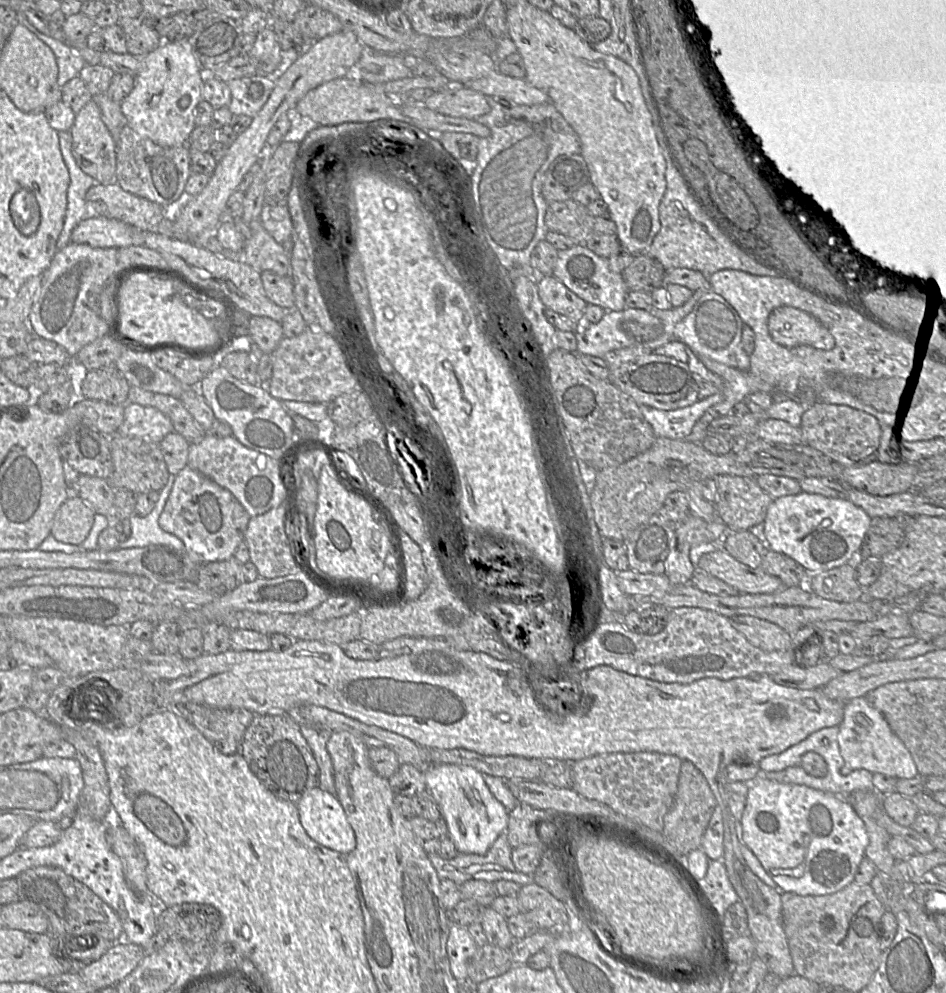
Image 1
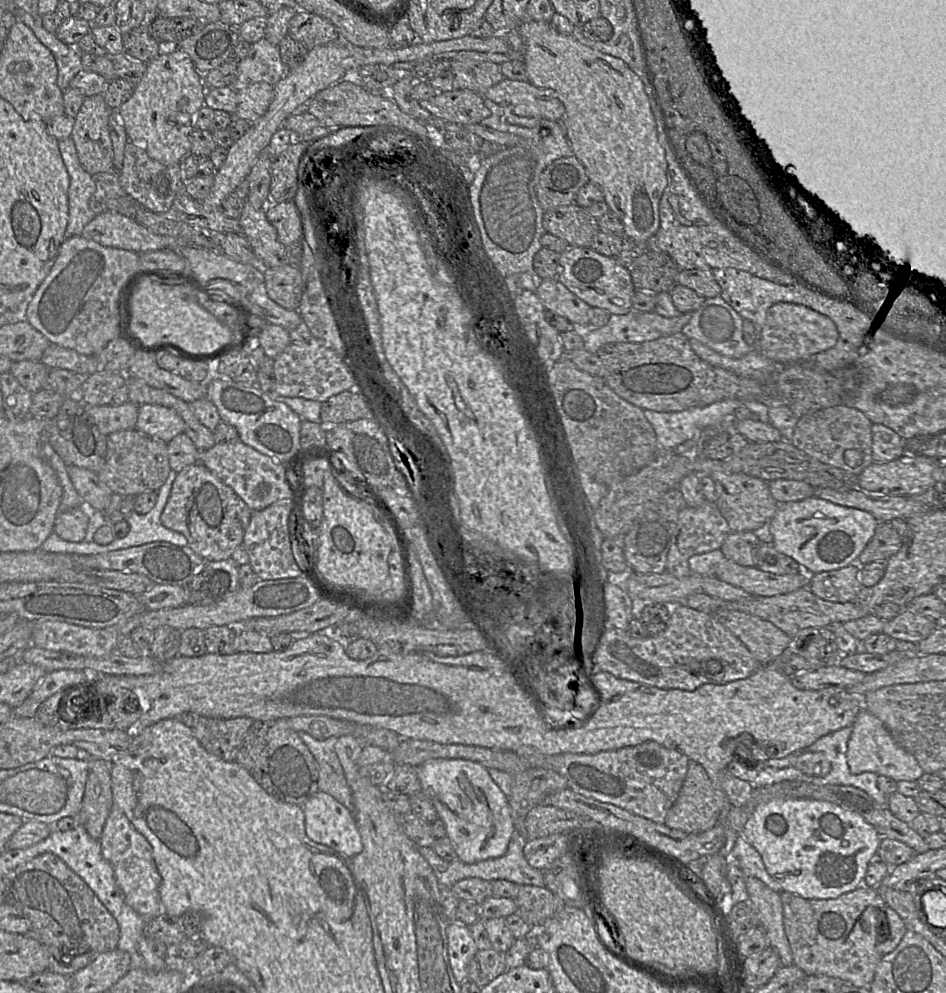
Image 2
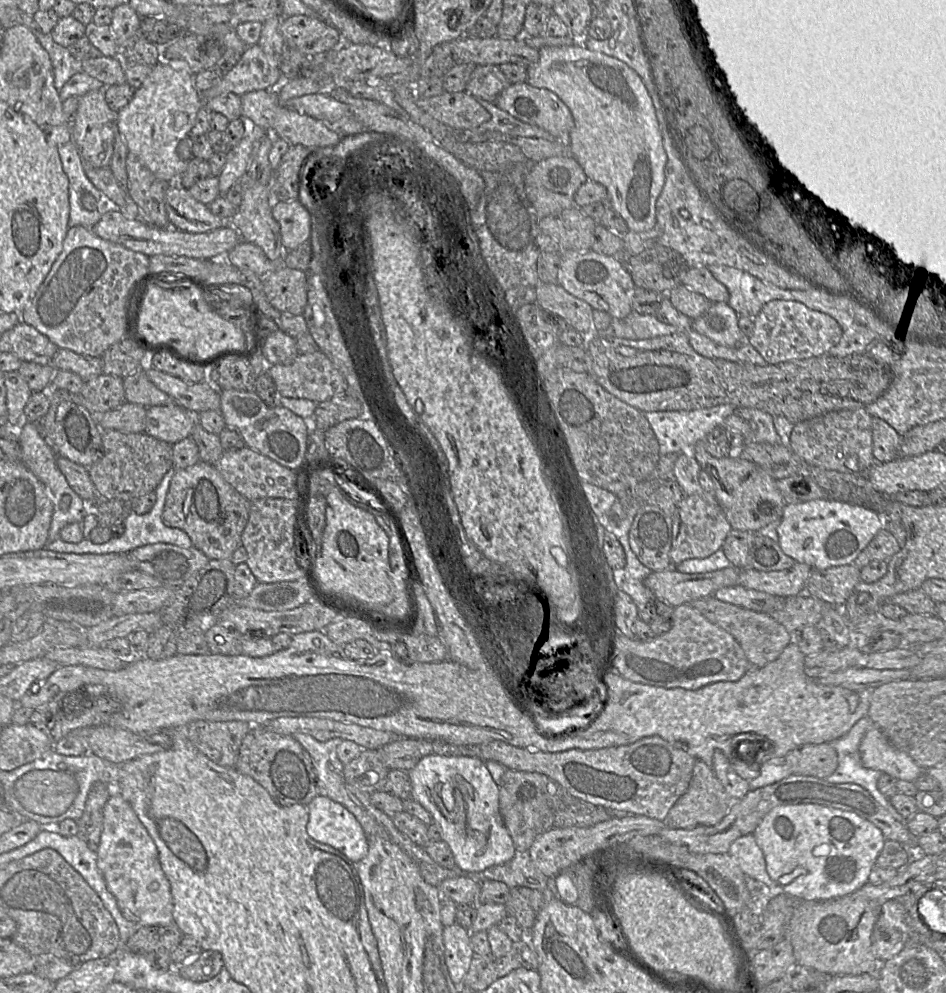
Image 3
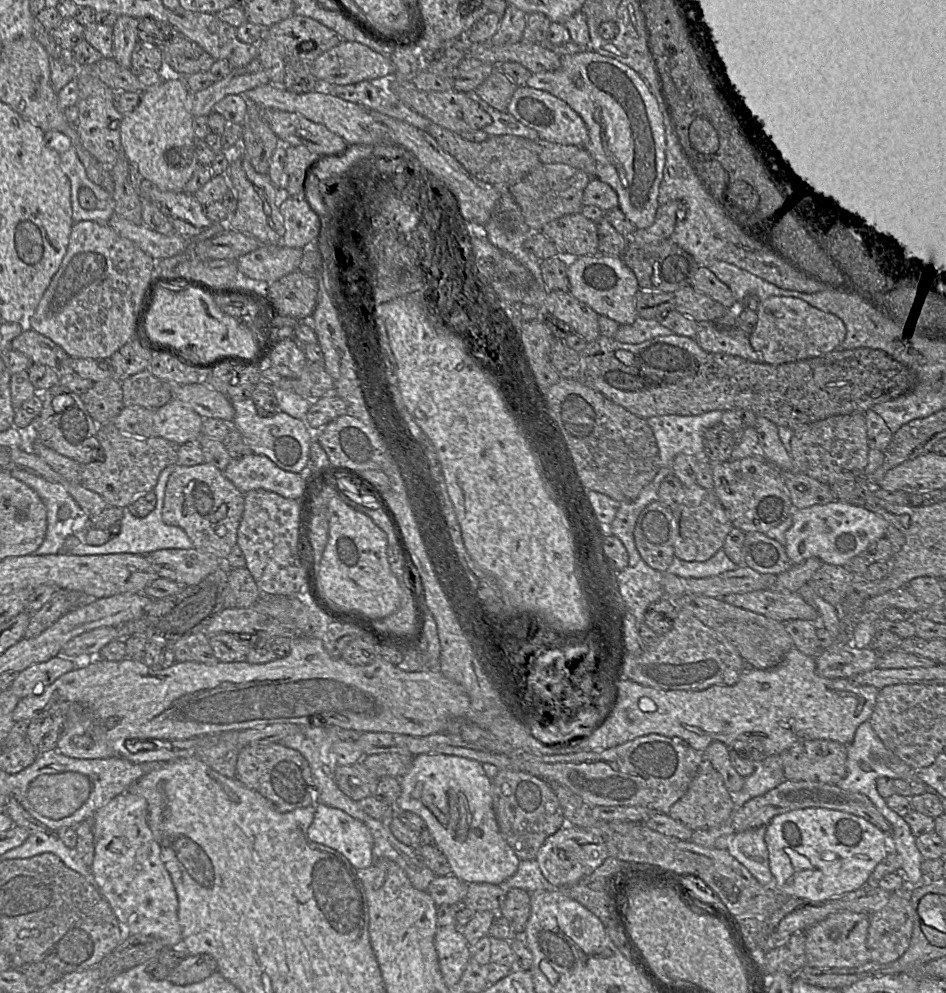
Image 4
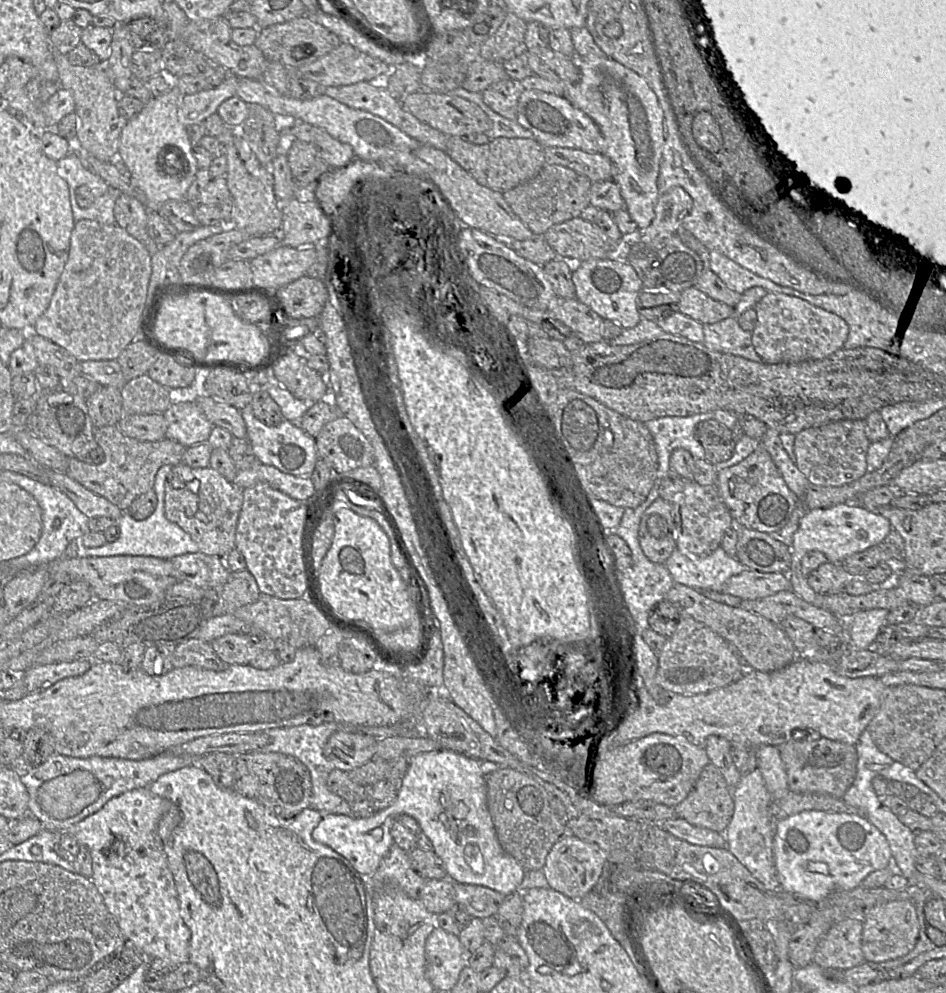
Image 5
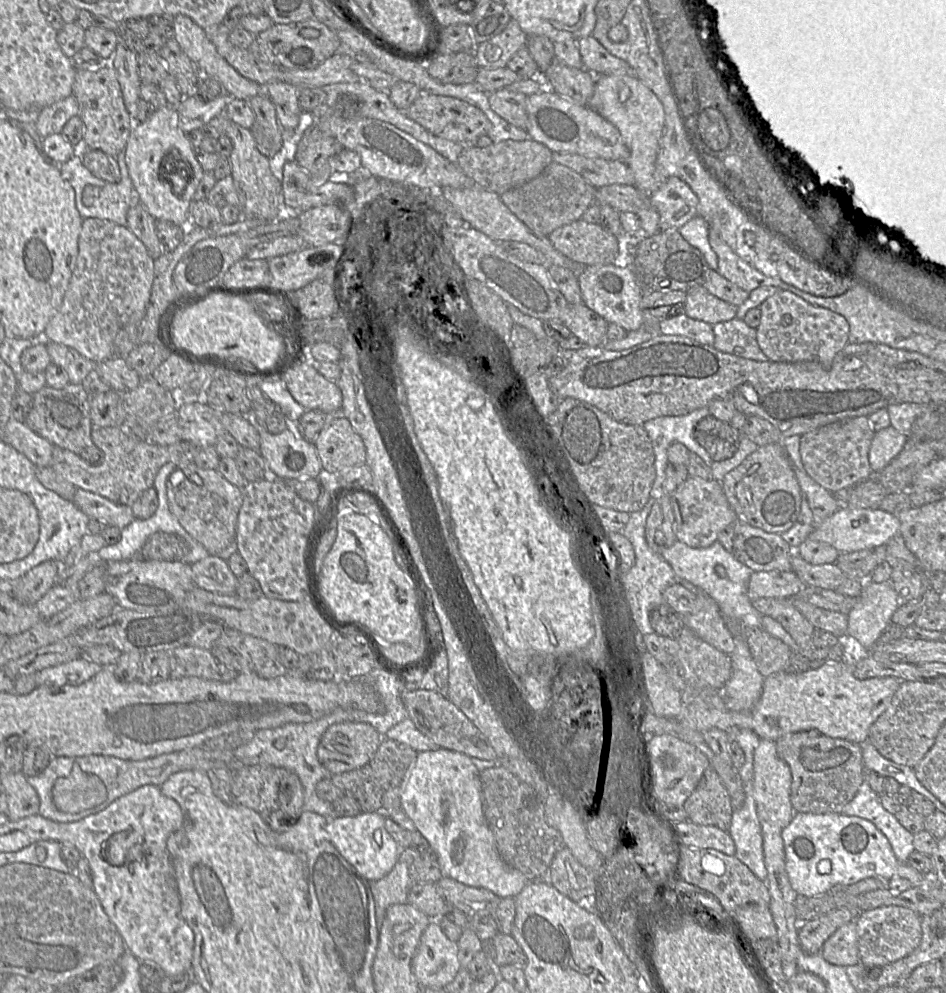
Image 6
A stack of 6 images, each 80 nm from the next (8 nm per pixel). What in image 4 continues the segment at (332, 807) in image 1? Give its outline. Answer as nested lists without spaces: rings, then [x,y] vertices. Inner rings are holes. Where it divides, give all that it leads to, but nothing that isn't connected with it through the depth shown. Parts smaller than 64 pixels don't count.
[[[316,804],[307,835],[313,842],[343,854],[354,869],[370,867],[373,862],[373,837],[367,826],[346,812]]]

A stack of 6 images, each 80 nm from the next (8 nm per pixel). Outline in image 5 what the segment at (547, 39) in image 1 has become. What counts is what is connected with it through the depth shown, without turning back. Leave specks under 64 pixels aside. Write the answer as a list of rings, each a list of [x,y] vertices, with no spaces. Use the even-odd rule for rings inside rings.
[[[575,57],[581,78],[577,84],[561,84],[531,75],[519,85],[525,90],[540,90],[568,100],[587,114],[599,127],[603,138],[603,152],[613,164],[613,178],[621,190],[626,210],[639,229],[647,228],[655,218],[655,204],[659,197],[657,180],[665,140],[664,113],[658,98],[647,81],[637,73],[608,57]]]

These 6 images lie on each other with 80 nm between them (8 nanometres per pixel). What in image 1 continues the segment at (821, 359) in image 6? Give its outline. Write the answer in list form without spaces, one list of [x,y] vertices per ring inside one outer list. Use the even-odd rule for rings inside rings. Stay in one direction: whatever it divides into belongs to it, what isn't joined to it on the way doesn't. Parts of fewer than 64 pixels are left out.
[[[790,306],[775,308],[768,318],[768,330],[772,339],[785,347],[810,345],[819,349],[832,349],[834,338],[829,330],[809,313]]]

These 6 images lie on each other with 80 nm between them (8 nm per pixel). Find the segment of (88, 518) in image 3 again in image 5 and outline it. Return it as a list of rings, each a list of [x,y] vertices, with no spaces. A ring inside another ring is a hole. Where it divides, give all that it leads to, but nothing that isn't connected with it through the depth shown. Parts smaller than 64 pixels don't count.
[[[163,465],[157,471],[153,487],[157,497],[157,505],[154,512],[148,518],[138,521],[128,511],[122,511],[122,515],[117,521],[120,529],[119,538],[114,542],[107,542],[105,545],[97,548],[83,547],[81,556],[149,556],[168,560],[175,556],[199,552],[199,548],[191,536],[180,526],[165,518],[165,482],[172,467],[173,465]]]

